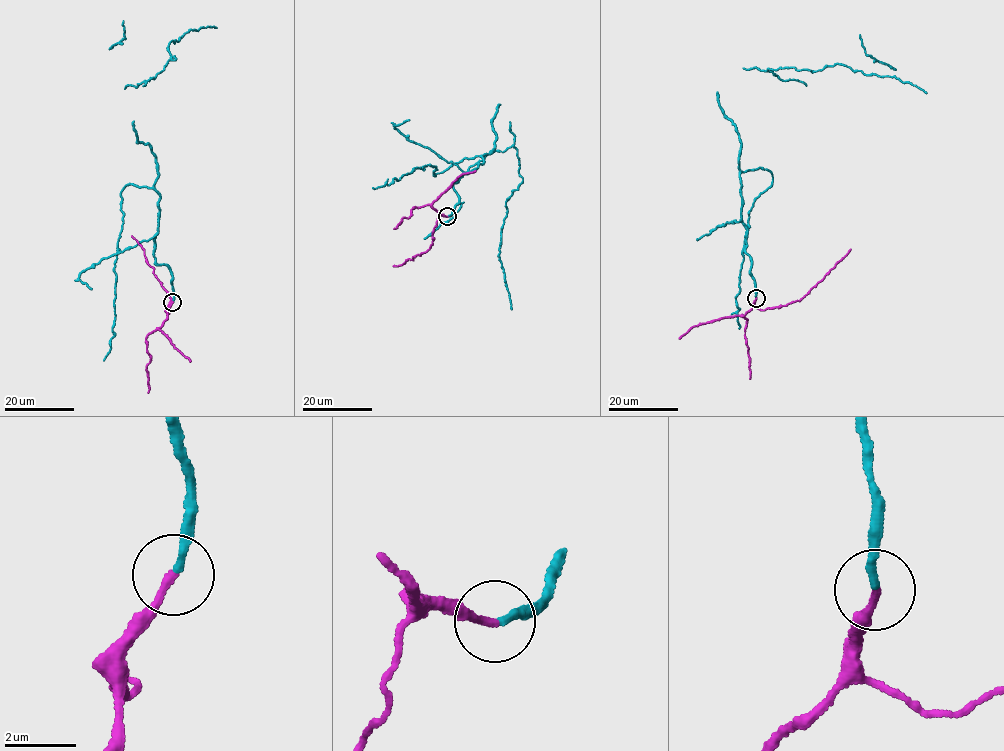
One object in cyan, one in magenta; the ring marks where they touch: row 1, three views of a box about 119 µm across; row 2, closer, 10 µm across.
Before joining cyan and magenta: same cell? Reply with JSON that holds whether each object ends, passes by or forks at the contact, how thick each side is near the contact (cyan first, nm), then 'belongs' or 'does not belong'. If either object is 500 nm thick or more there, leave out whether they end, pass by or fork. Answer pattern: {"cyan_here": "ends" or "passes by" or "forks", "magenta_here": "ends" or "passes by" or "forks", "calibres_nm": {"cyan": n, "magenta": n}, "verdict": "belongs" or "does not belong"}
{"cyan_here": "ends", "magenta_here": "ends", "calibres_nm": {"cyan": 200, "magenta": 220}, "verdict": "belongs"}

